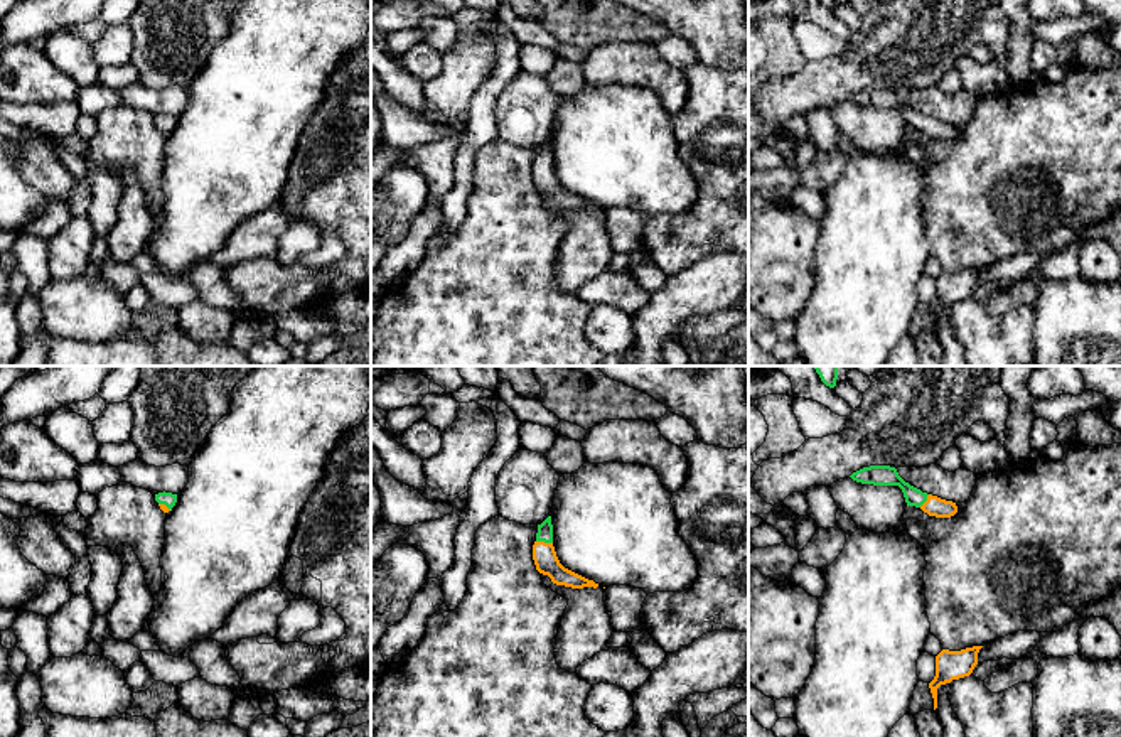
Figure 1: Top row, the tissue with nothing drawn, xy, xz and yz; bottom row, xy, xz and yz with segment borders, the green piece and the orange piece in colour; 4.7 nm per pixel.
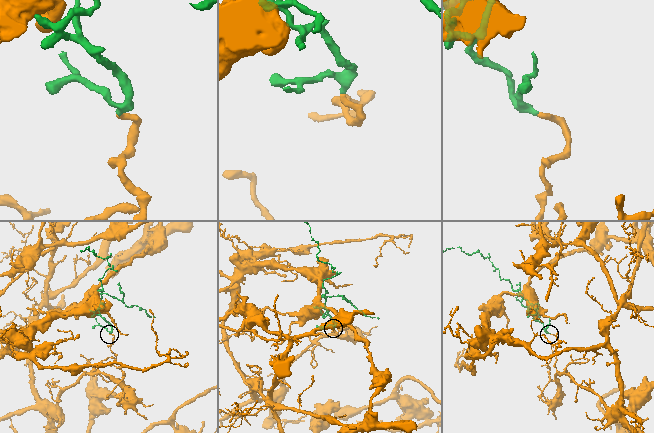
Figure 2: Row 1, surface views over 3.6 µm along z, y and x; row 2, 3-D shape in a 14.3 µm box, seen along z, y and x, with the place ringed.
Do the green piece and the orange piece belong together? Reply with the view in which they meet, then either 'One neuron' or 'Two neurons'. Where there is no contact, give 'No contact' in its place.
Touches green in xz. One neuron

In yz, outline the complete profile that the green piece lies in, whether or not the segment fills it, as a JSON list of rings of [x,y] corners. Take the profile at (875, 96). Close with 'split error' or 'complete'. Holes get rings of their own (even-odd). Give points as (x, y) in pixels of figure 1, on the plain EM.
[[[870,88],[863,89],[850,98],[853,103],[873,108],[898,108],[904,115],[907,128],[920,130],[929,138],[951,140],[957,135],[957,128],[952,123],[941,121],[937,118],[922,115],[920,111],[905,105],[895,89],[890,88]]]; split error

